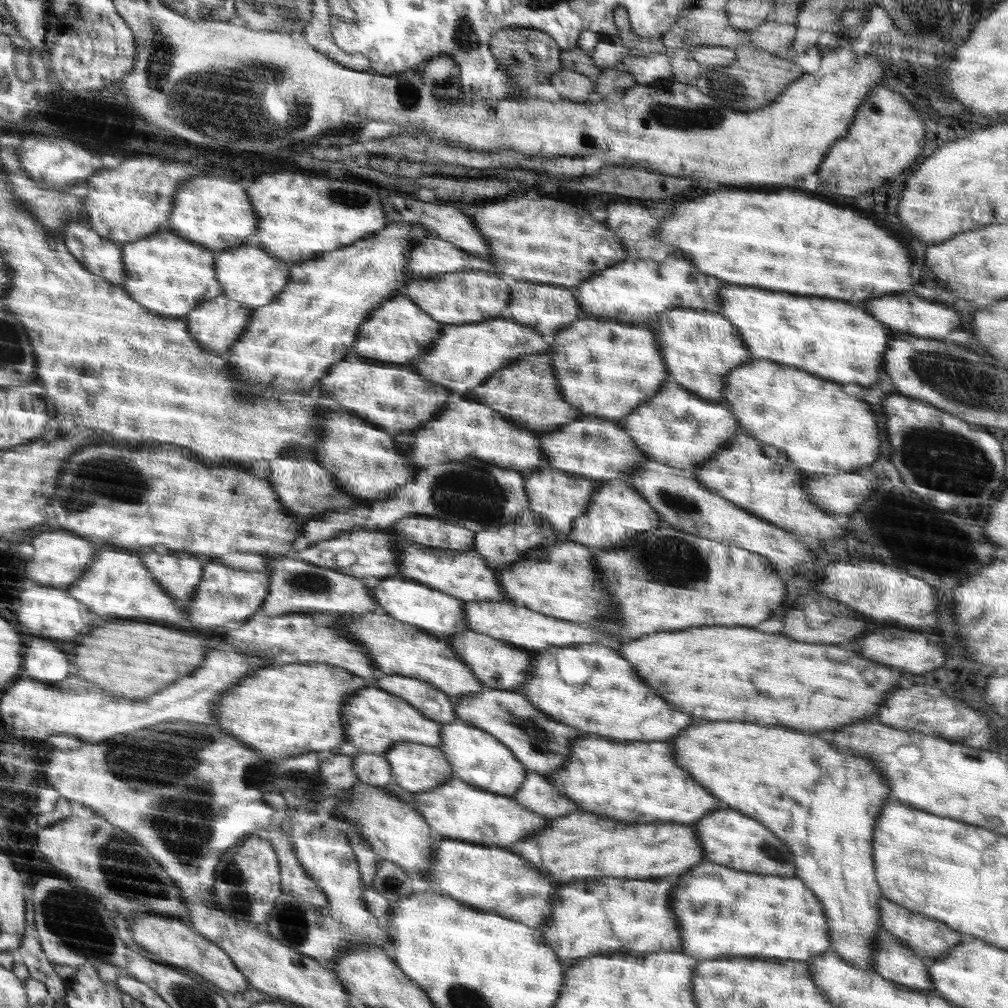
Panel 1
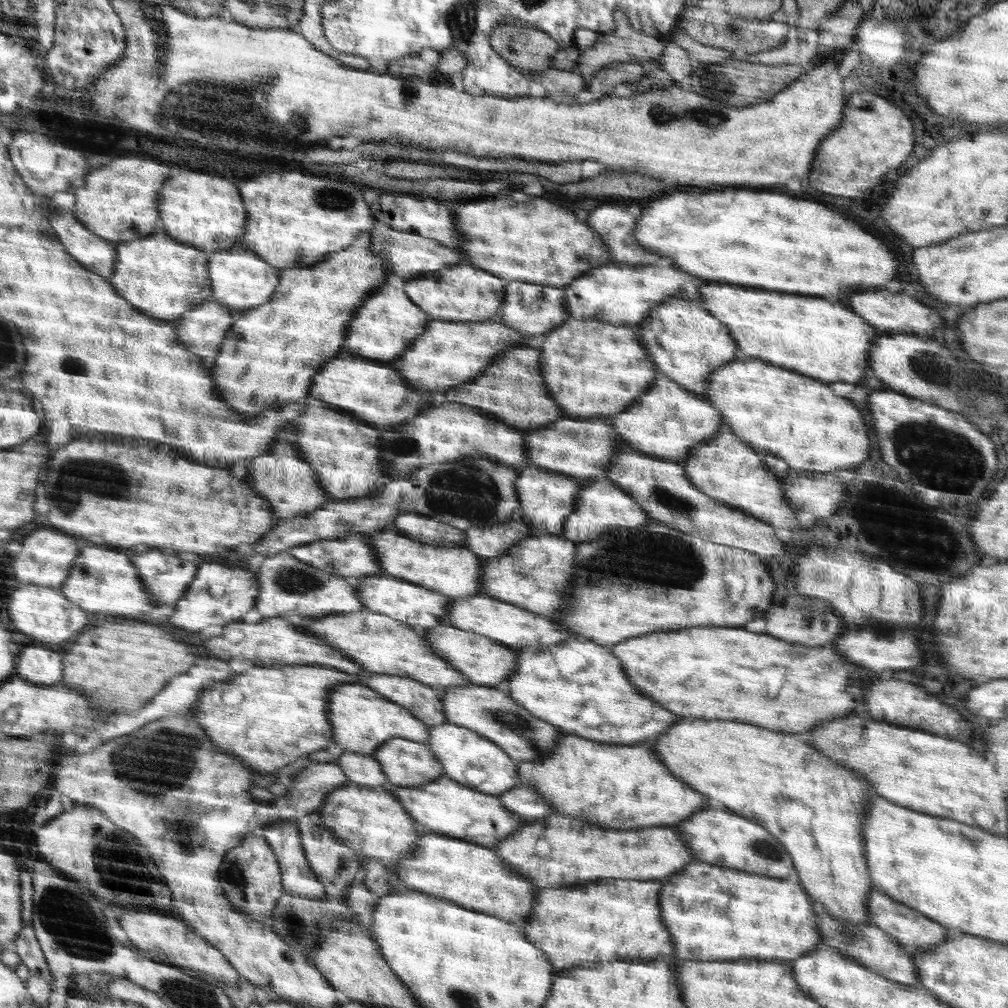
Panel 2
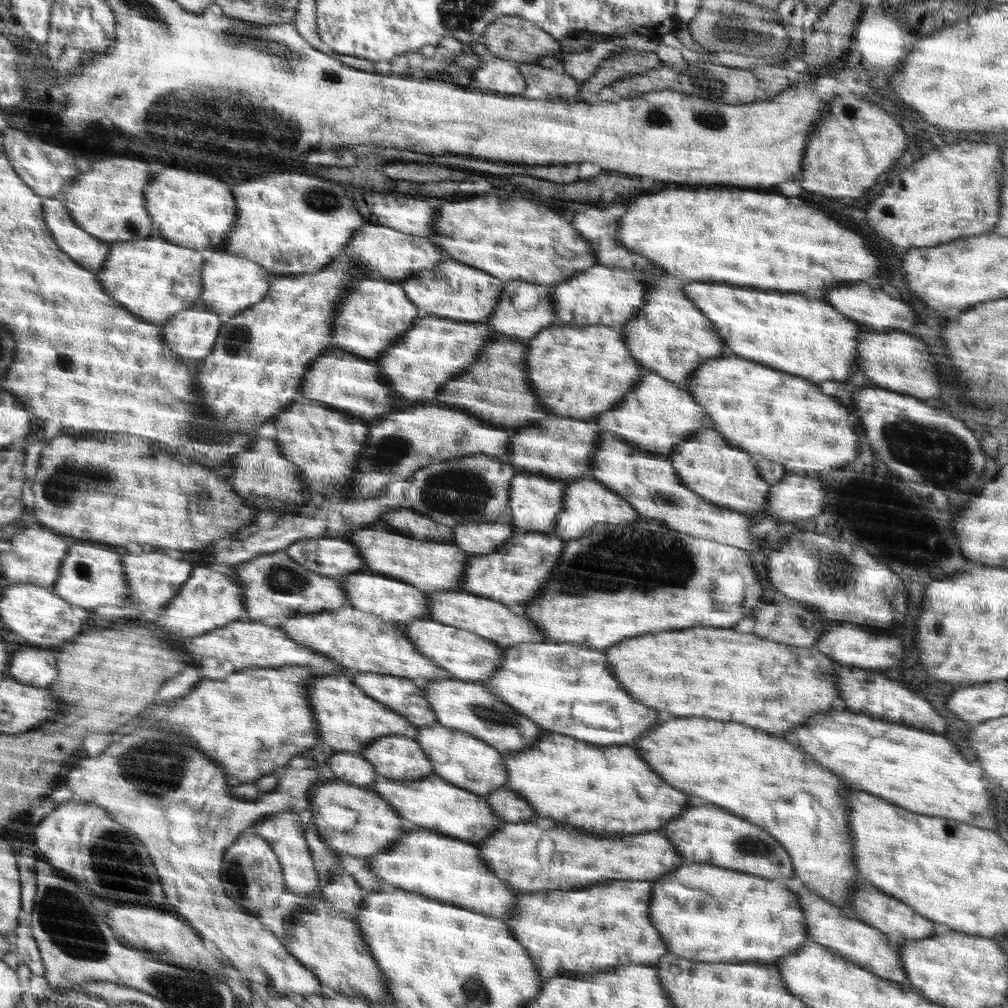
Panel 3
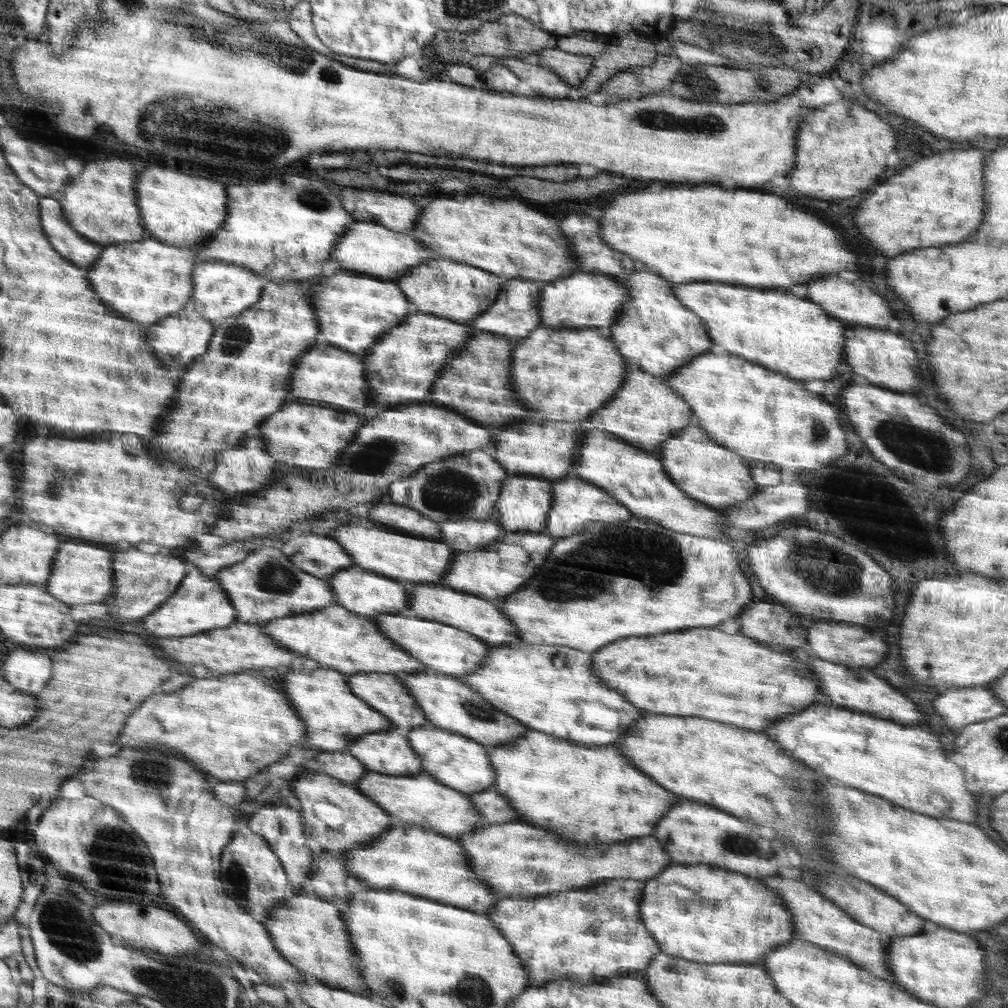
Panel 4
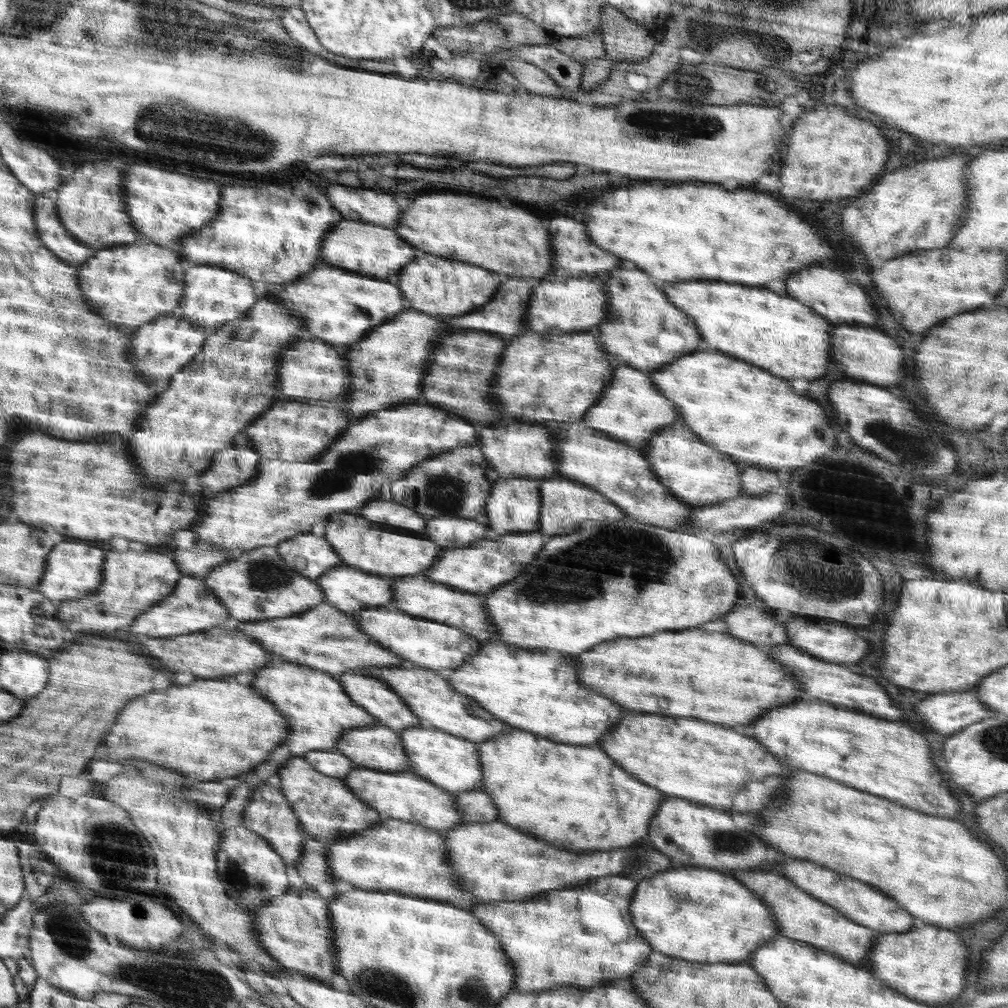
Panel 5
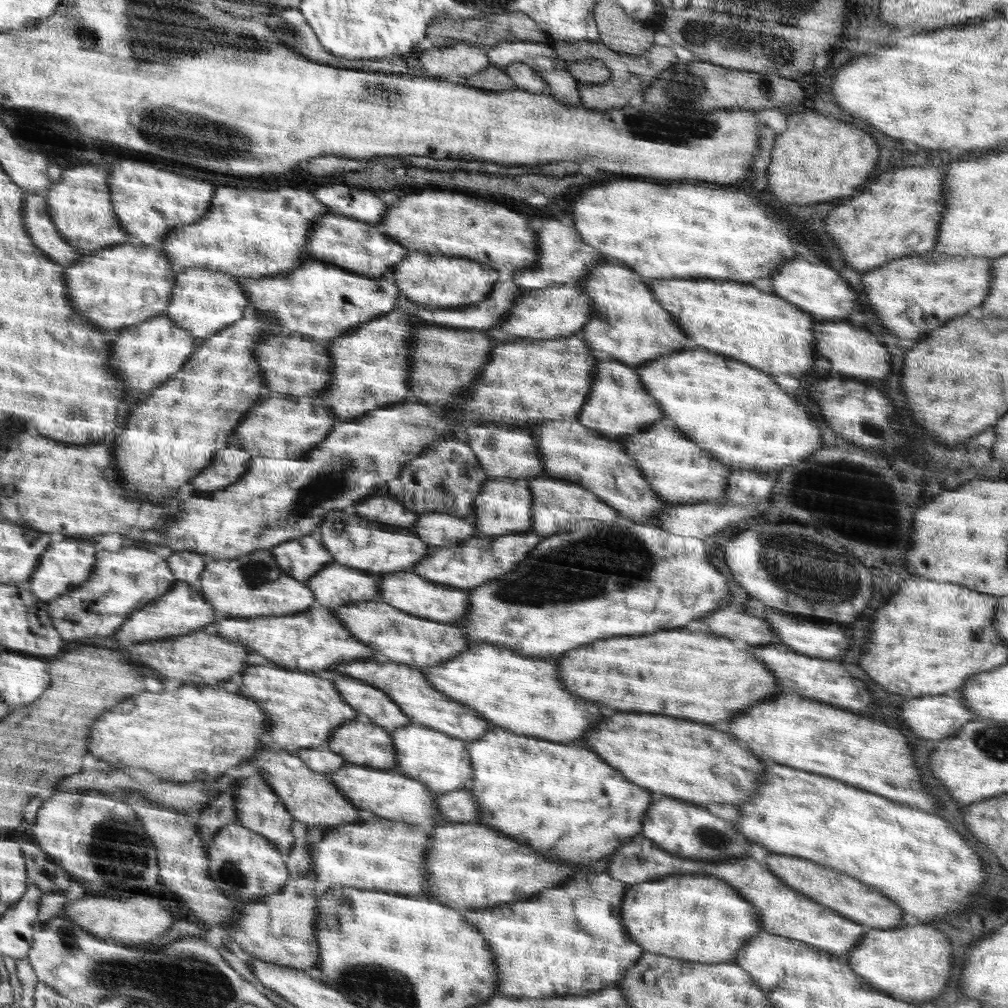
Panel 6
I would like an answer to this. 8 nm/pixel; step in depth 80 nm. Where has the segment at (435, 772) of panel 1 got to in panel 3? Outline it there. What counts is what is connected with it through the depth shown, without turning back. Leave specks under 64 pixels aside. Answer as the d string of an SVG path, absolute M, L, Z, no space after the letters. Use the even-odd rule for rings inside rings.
M393 734L370 742L358 754L373 763L380 778L413 781L433 773L433 763L420 743L408 735Z

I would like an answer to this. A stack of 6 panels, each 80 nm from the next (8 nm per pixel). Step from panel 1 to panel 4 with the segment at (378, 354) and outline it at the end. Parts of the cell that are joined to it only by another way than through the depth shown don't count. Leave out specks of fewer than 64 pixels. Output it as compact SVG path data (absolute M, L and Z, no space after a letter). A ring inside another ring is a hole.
M344 270L330 276L320 274L318 277L321 277L321 282L313 286L313 290L316 290L313 302L316 302L320 319L318 338L322 344L338 346L362 356L372 352L373 346L413 311L408 297L393 280L364 274L350 275Z

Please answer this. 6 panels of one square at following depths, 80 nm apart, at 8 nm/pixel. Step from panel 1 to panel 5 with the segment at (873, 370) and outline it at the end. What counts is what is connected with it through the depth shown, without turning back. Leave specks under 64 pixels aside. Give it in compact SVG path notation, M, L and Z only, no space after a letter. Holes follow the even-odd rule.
M724 281L661 282L666 298L693 318L708 348L736 356L786 379L814 380L827 372L830 321L787 296Z

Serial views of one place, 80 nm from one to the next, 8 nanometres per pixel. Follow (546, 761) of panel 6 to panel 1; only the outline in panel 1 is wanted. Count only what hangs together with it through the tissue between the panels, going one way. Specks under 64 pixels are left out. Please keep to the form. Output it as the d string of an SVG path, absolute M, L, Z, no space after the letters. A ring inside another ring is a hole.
M580 737L569 748L569 761L557 772L546 774L547 779L583 812L608 816L626 824L674 822L690 825L708 813L725 807L713 794L694 782L689 772L674 760L673 746L667 741L620 741L608 737Z

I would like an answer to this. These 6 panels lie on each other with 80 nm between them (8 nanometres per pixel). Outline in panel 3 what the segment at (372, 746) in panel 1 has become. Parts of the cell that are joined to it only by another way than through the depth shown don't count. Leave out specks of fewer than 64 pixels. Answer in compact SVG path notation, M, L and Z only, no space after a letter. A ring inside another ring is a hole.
M325 674L315 678L307 692L309 706L313 710L313 717L317 719L317 730L324 744L333 750L358 753L370 742L386 735L401 734L416 739L420 727L408 722L396 710L390 710L381 702L370 698L361 687L358 687L351 678L343 674Z

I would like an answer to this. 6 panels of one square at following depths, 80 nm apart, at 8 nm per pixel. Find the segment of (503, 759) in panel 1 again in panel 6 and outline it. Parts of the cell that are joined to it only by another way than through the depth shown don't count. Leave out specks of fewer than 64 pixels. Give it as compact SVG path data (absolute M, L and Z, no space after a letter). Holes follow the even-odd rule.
M410 724L392 731L396 745L398 766L393 770L416 778L430 790L438 793L465 788L466 782L474 778L474 766L468 753L470 743L454 738L444 731L434 730L420 724Z

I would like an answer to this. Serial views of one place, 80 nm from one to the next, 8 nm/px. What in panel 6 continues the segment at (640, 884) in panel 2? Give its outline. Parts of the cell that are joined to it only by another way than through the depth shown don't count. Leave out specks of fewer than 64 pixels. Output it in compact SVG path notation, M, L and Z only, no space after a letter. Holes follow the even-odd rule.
M607 873L578 874L572 881L542 890L526 900L464 912L466 921L488 939L496 955L497 970L502 978L498 995L520 998L592 995L615 986L644 954L644 947L630 937L622 920L621 906L629 889L629 884Z

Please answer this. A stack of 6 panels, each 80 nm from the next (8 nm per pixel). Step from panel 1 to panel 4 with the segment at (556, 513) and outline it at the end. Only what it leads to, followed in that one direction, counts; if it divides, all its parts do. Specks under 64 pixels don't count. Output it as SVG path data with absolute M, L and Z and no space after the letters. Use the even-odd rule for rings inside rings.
M509 476L501 490L499 515L496 522L504 527L505 533L544 532L548 526L548 515L553 510L553 490L552 480L544 477Z

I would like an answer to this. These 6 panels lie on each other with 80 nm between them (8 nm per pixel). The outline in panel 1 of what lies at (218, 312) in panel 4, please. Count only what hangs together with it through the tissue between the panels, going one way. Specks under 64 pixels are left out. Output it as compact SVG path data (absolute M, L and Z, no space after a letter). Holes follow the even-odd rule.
M255 242L216 254L217 281L221 283L226 298L245 304L248 308L258 308L270 304L280 294L289 281L290 264L268 254Z

